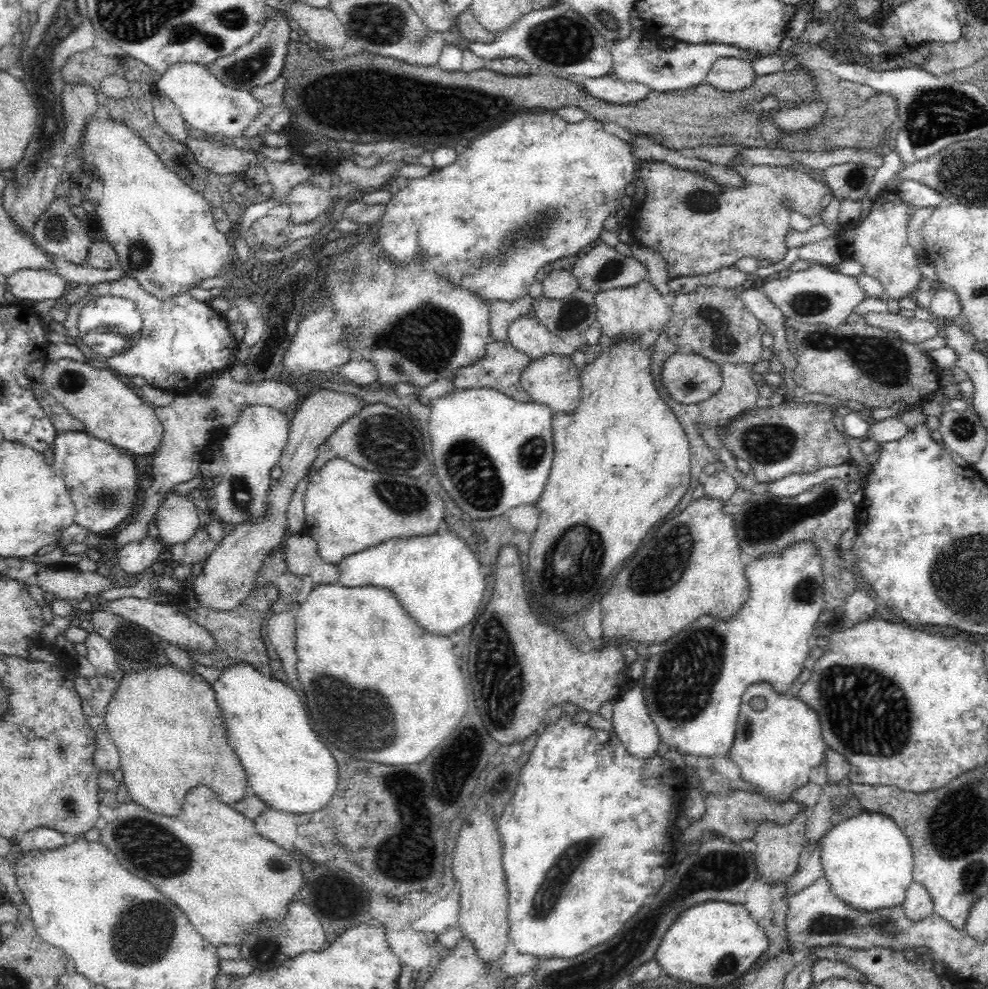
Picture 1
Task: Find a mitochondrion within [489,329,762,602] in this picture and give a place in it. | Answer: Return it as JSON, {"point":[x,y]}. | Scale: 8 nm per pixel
{"point":[662,564]}

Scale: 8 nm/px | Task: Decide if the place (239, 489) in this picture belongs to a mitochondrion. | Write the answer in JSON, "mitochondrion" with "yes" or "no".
{"mitochondrion":"yes"}

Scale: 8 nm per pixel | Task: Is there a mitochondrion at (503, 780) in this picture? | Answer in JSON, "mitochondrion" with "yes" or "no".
{"mitochondrion":"no"}

